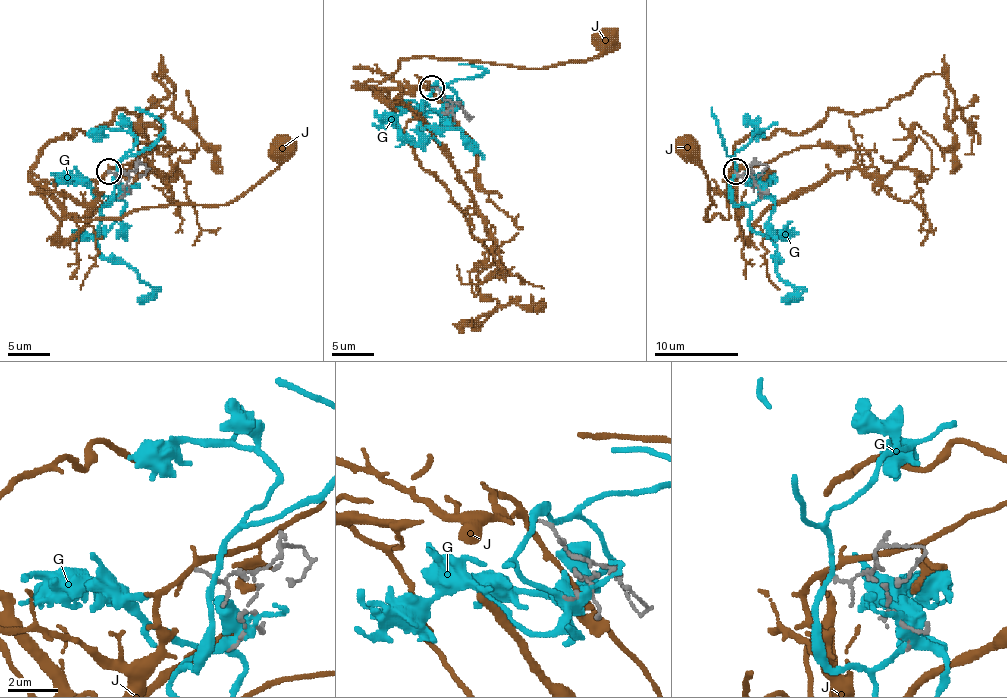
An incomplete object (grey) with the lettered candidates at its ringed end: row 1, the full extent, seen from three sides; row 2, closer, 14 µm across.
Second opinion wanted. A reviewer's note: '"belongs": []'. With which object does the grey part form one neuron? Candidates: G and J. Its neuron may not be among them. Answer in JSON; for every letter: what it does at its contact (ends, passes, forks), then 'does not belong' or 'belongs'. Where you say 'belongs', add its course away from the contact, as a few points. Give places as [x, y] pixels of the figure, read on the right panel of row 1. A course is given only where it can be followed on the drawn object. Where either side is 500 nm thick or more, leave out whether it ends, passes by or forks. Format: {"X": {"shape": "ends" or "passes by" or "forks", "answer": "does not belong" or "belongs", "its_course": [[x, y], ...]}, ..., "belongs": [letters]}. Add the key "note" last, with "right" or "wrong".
{"G": {"shape": "passes by", "answer": "does not belong"}, "J": {"shape": "forks", "answer": "does not belong"}, "belongs": [], "note": "right"}

